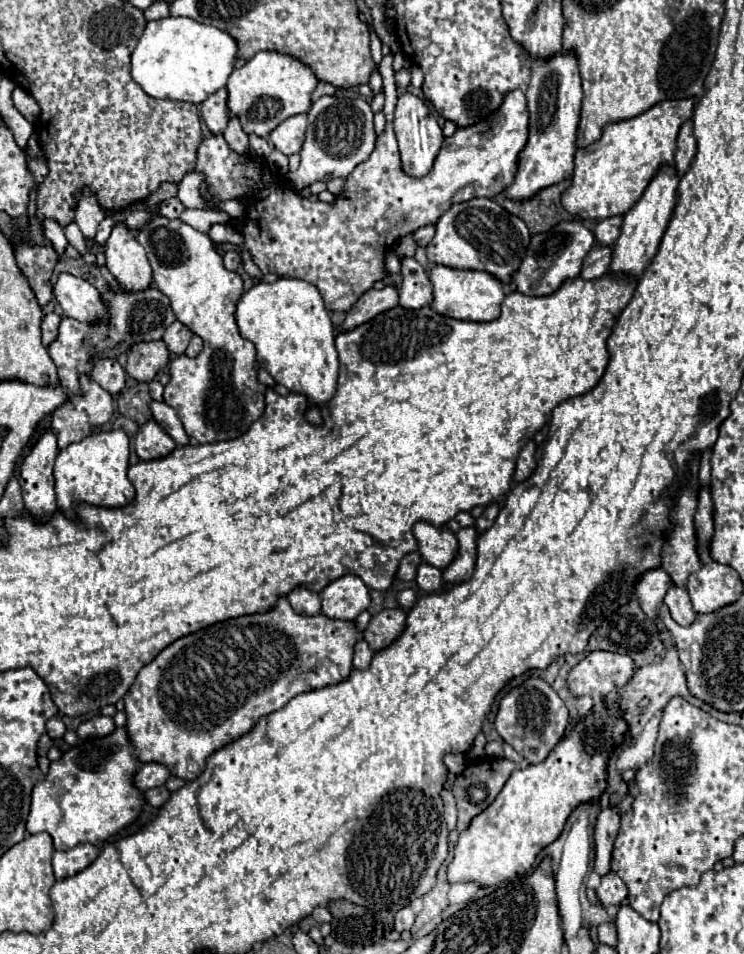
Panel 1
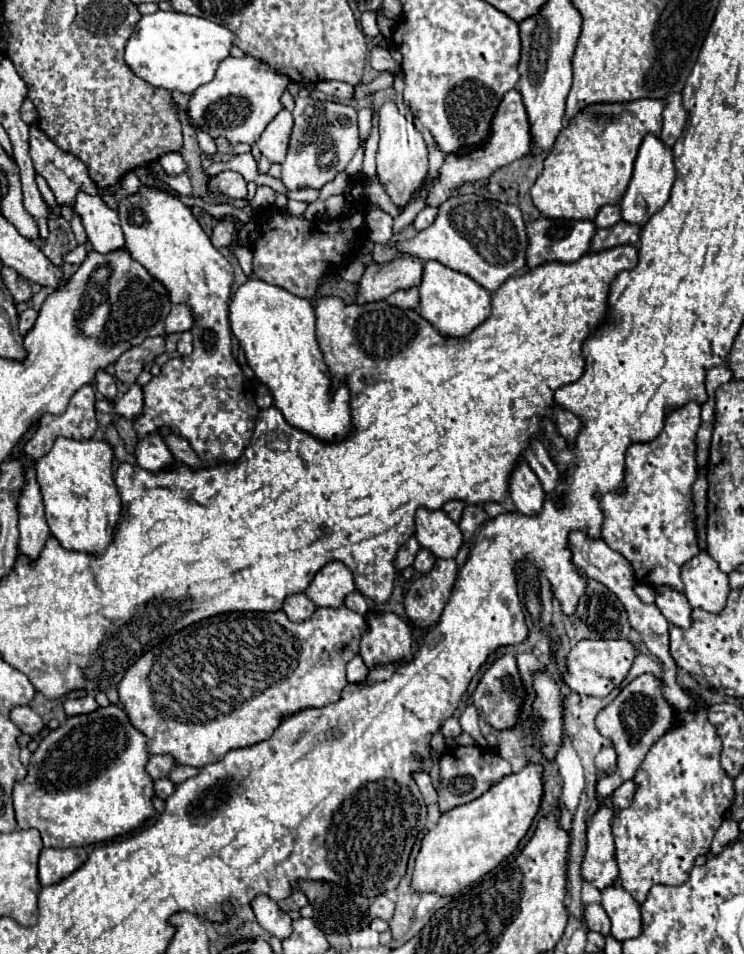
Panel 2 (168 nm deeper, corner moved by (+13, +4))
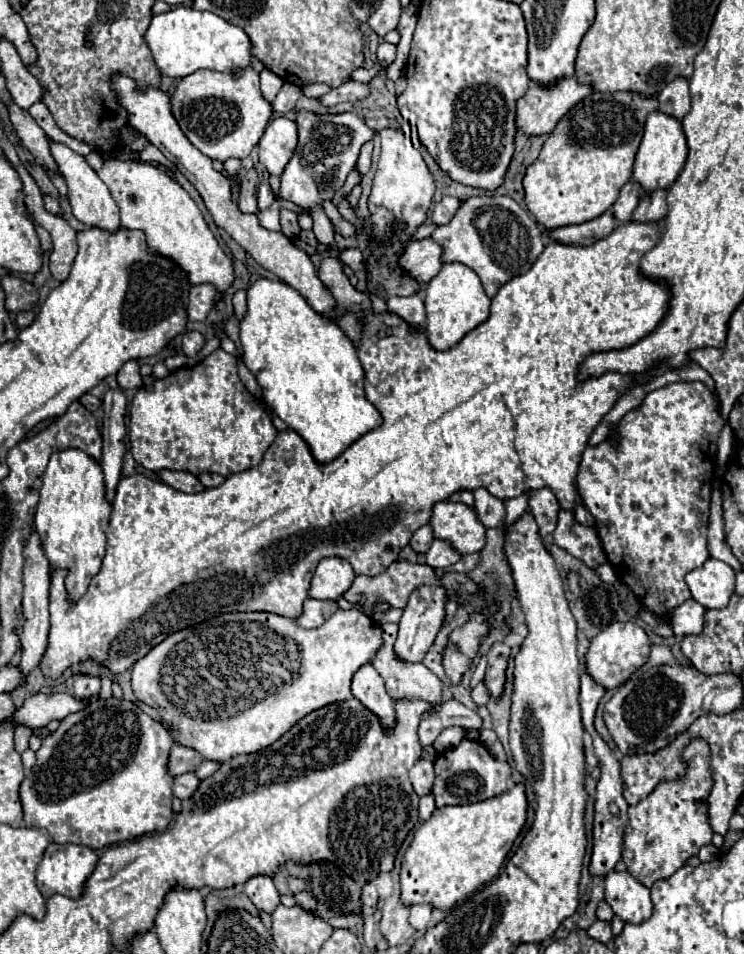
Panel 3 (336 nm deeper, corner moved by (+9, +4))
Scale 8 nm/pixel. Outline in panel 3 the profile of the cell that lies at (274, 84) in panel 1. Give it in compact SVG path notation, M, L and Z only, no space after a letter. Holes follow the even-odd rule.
M241 68L231 74L197 70L183 78L171 96L173 116L189 142L205 156L225 162L227 158L245 158L261 140L271 116L273 104L267 102L259 88L259 72Z

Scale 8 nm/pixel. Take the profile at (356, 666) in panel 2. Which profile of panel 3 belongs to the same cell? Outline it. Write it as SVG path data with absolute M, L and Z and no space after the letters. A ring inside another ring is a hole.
M371 664L361 666L353 674L351 692L363 706L367 706L373 714L379 716L383 726L393 726L395 724L393 700L385 690L383 678L375 672L375 668Z

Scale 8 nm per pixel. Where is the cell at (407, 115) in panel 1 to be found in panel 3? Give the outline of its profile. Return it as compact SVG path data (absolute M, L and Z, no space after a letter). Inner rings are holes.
M383 128L379 134L381 158L369 196L369 210L371 222L375 224L375 234L371 234L373 240L369 244L369 250L373 250L373 254L369 258L371 278L367 280L367 290L383 300L389 300L391 296L409 296L419 292L419 284L403 274L403 270L397 266L397 258L403 250L401 242L425 222L427 210L433 200L435 184L421 152L413 146L411 138L405 136L401 128Z

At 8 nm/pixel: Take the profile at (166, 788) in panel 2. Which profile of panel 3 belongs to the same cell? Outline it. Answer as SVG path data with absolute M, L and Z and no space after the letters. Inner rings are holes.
M191 772L181 774L173 782L173 794L183 800L183 798L189 798L197 790L197 786L199 786L199 778L195 774L191 774Z

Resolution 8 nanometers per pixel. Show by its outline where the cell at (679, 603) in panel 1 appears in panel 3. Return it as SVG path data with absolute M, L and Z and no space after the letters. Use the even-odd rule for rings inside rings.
M693 598L677 606L671 612L671 626L675 636L683 638L685 634L699 634L703 630L703 614L705 614L705 608Z

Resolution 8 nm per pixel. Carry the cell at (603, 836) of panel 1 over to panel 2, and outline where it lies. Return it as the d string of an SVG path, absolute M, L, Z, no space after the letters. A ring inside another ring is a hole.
M641 674L637 676L633 682L629 682L619 696L607 704L595 718L595 726L597 730L609 738L615 746L617 752L617 768L615 772L607 774L605 778L601 778L597 782L597 792L599 792L599 800L603 800L605 796L613 794L625 780L631 780L635 776L635 772L639 770L645 754L649 752L649 748L671 728L679 726L679 718L677 712L673 710L673 706L663 698L663 682L659 678L655 678L653 674Z

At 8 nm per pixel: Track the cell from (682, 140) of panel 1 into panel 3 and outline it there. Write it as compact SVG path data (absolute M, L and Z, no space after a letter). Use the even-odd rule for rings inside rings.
M677 78L671 84L667 84L661 94L657 96L659 110L667 116L673 116L675 120L683 120L689 114L691 100L689 100L689 80Z

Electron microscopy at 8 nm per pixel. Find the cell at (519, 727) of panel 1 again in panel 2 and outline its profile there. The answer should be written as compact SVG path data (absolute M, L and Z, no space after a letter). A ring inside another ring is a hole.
M503 654L501 658L497 658L487 668L487 672L483 674L481 682L477 684L477 688L473 692L473 704L477 706L479 716L487 724L491 724L493 728L497 728L497 730L511 728L511 726L517 724L517 716L519 716L519 710L521 710L523 698L525 698L523 684L521 684L521 678L519 678L519 670L517 670L515 658L511 654Z

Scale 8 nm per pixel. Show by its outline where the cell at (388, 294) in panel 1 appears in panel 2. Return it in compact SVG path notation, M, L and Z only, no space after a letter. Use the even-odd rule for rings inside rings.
M403 254L391 262L369 264L359 282L359 294L355 302L365 304L383 300L401 288L419 286L423 278L423 260L413 254Z

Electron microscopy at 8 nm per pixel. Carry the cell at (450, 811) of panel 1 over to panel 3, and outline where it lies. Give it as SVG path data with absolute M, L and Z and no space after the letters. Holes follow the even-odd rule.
M419 760L411 772L409 772L409 778L413 782L413 788L419 796L425 796L425 794L431 794L431 788L433 788L433 780L435 780L435 770L433 770L433 762L429 760Z

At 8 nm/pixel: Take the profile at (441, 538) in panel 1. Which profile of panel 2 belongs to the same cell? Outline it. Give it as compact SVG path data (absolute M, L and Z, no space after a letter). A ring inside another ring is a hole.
M419 508L415 514L415 524L415 536L423 548L429 548L437 558L457 556L463 544L463 534L459 524L455 524L447 512Z

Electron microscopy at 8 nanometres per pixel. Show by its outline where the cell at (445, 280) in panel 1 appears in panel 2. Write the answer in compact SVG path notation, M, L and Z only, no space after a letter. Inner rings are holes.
M437 260L425 262L423 282L419 286L419 314L447 338L461 338L473 332L491 312L491 294L469 276L447 268Z

